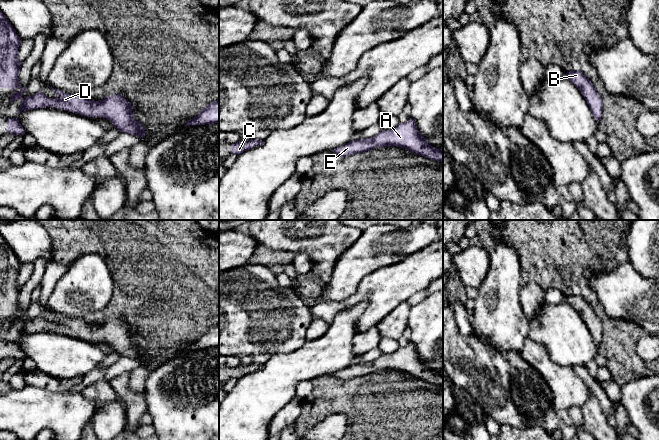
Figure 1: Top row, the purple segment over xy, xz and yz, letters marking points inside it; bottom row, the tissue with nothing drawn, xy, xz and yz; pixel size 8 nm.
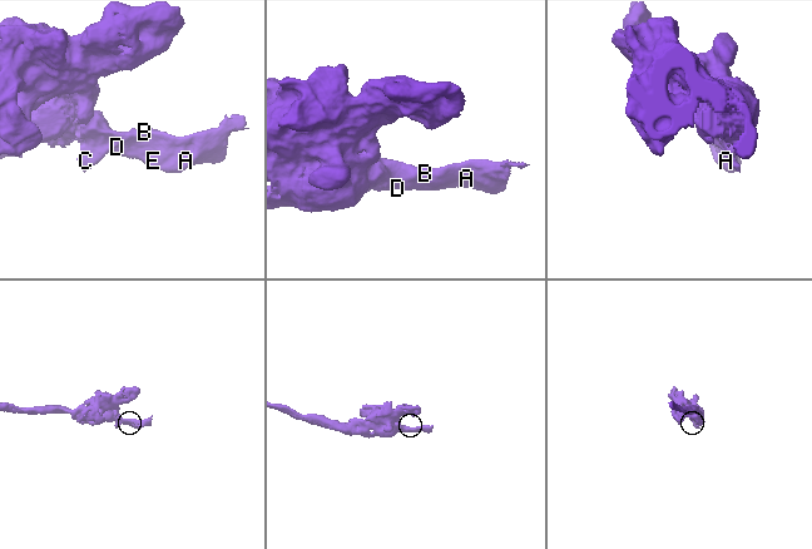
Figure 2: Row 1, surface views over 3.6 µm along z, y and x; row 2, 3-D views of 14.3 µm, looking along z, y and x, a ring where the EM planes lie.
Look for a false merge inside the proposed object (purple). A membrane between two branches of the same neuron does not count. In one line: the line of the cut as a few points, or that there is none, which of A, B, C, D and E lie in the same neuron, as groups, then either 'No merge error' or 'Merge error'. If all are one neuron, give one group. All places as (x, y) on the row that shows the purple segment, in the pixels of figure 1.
No split. Groups: A B C D E. No merge error

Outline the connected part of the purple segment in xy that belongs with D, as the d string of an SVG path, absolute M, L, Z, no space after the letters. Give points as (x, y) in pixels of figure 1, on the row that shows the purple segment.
M0 10L0 88L11 88L14 92L10 96L9 105L16 100L22 101L18 114L36 108L58 108L86 117L106 118L120 132L126 132L140 138L145 137L145 127L141 125L140 121L133 118L136 107L133 108L122 94L111 94L102 100L94 101L88 100L86 93L67 94L48 86L59 96L58 98L46 97L40 91L23 98L22 95L27 86L19 92L15 91L21 87L18 80L19 71L23 64L18 60L20 43L21 40L15 29Z

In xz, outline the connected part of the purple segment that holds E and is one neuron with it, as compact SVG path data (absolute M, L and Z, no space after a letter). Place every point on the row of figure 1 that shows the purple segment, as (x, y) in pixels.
M411 118L405 123L399 123L395 128L382 130L373 137L350 141L333 149L332 152L340 156L351 156L384 146L405 148L416 155L443 162L443 150L429 145L427 139L420 134L415 121Z

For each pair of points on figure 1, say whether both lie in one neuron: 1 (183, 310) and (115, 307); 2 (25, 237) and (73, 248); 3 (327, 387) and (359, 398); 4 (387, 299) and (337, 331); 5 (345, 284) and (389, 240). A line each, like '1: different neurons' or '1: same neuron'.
1: same neuron
2: different neurons
3: same neuron
4: different neurons
5: same neuron

